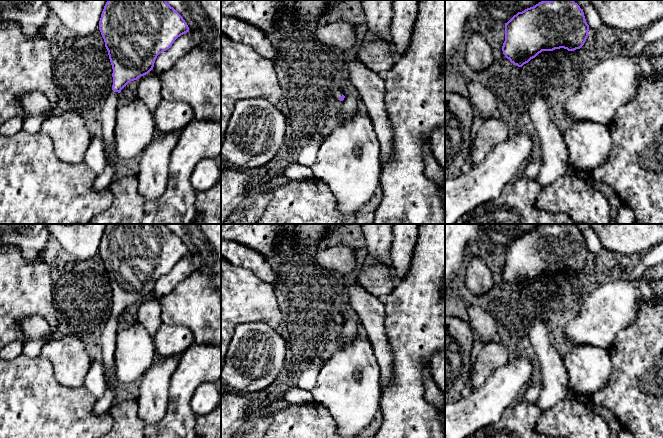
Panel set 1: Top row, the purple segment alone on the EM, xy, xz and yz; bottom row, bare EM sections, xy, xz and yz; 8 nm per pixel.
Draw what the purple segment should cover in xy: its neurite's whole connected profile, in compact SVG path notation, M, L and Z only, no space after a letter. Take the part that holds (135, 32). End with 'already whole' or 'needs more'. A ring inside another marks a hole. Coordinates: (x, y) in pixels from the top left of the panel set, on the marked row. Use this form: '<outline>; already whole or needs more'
M108 0L101 14L99 30L112 65L113 85L101 111L102 141L108 164L103 173L96 177L92 187L94 191L108 188L115 174L111 159L115 155L114 129L117 107L122 101L121 90L131 81L148 74L157 56L169 49L178 37L189 32L189 27L166 0Z; needs more

